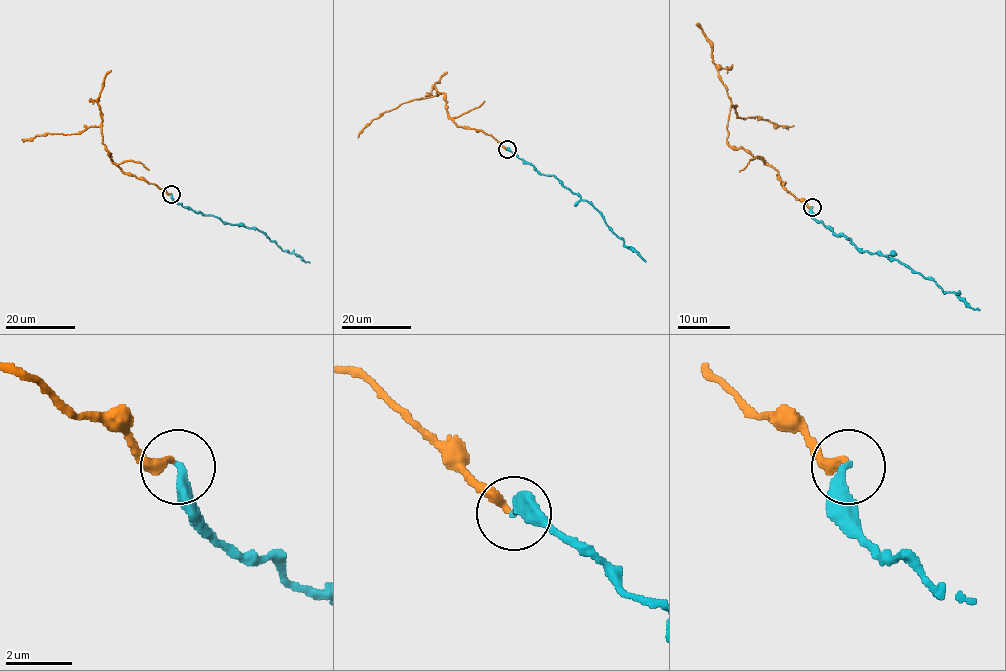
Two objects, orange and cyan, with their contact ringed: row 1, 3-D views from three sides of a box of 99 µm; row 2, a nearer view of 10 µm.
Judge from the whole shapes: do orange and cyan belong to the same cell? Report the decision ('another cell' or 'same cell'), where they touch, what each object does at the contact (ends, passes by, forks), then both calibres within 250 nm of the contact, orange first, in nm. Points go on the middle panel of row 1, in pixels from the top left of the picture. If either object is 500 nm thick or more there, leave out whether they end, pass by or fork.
same cell | (507, 149) | orange ends | cyan ends | 280/320 nm

